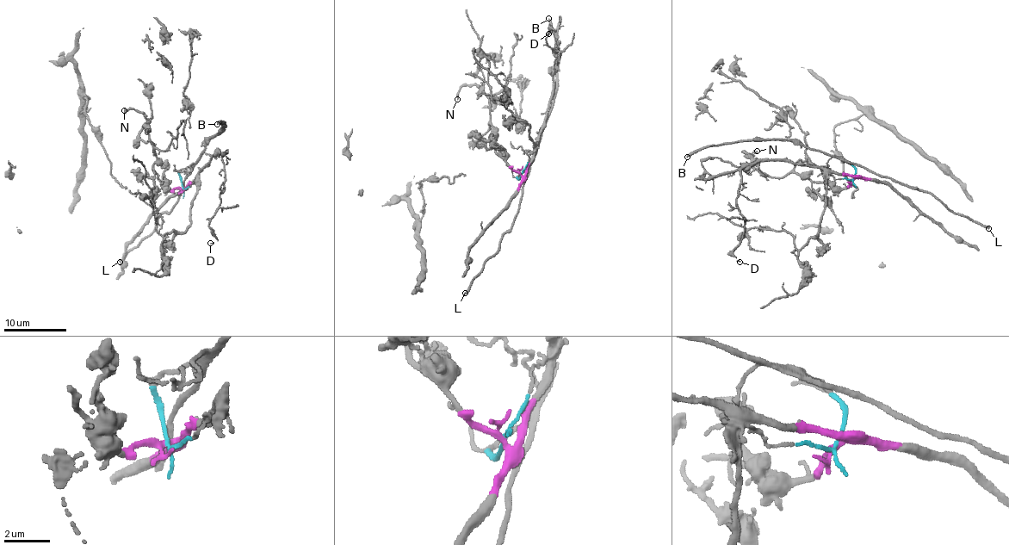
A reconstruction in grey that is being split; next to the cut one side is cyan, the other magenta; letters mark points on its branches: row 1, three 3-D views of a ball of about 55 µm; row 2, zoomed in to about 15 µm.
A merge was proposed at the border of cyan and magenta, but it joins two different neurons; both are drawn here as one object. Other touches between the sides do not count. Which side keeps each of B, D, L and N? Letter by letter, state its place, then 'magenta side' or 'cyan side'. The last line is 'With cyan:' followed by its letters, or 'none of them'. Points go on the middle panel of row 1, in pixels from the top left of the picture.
B: at (548, 18); cyan side
D: at (548, 34); magenta side
L: at (465, 293); cyan side
N: at (457, 99); magenta side
With cyan: B, L

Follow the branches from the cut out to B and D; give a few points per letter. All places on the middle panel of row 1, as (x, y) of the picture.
B: (521, 175), (542, 133), (556, 78), (554, 37), (549, 19)
D: (521, 175), (546, 116), (560, 53), (549, 46), (547, 36), (554, 30), (548, 34)

